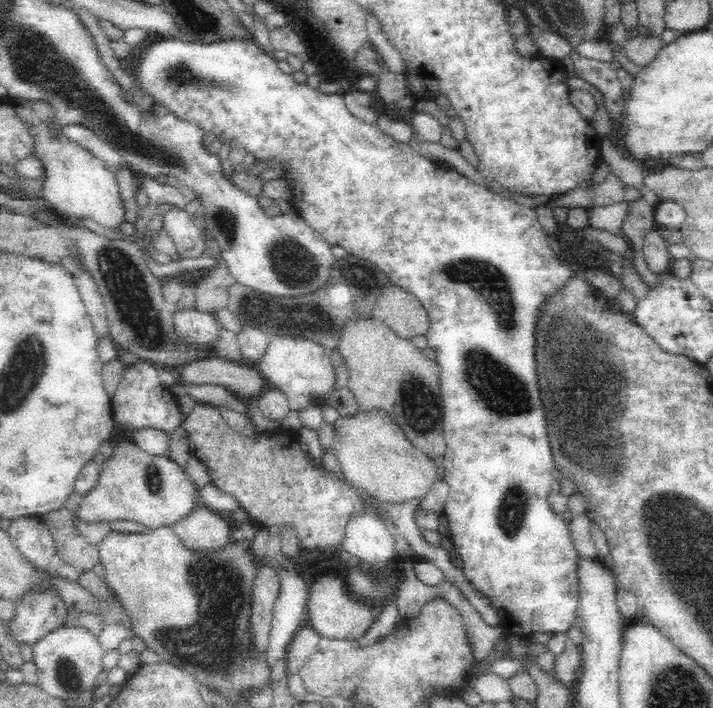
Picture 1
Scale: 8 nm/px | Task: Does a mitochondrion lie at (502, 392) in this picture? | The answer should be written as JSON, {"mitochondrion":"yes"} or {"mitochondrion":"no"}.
{"mitochondrion":"yes"}

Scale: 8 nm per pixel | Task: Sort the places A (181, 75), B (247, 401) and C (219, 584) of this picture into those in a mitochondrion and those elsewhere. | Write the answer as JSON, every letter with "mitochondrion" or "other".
{"A":"mitochondrion","B":"other","C":"mitochondrion"}

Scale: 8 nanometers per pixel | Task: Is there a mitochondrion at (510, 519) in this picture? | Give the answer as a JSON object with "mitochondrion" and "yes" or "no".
{"mitochondrion":"yes"}

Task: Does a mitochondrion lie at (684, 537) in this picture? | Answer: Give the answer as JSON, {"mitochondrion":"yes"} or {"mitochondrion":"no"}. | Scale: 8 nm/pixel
{"mitochondrion":"yes"}

